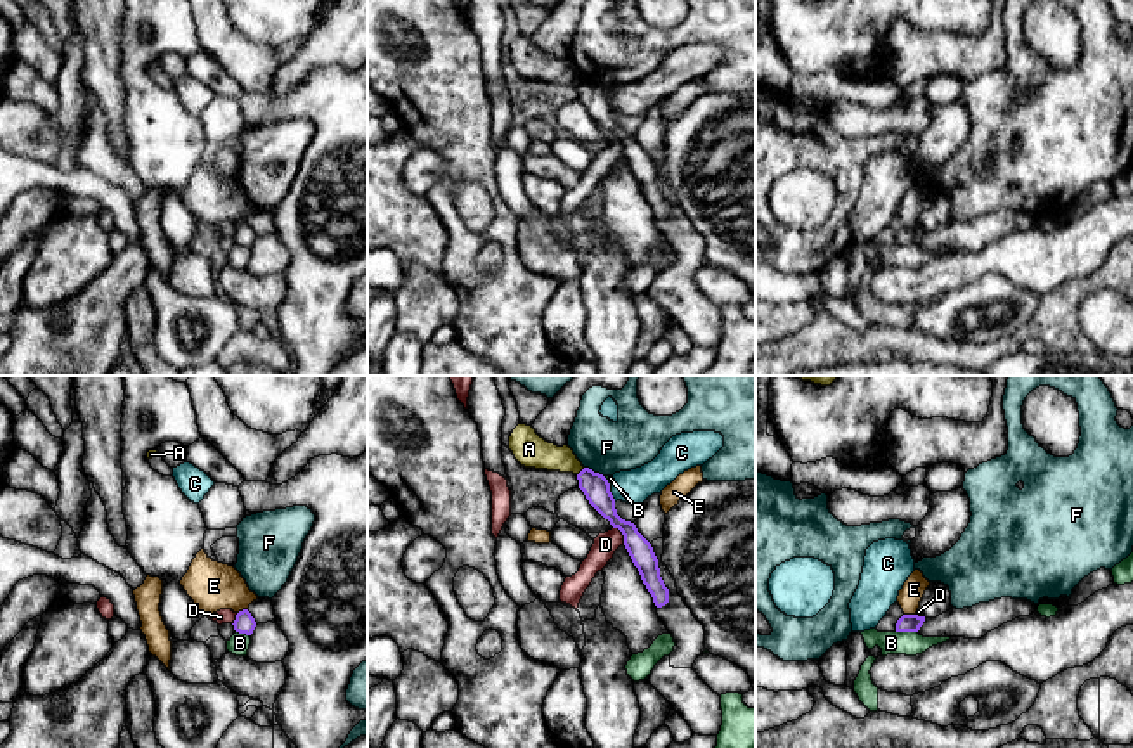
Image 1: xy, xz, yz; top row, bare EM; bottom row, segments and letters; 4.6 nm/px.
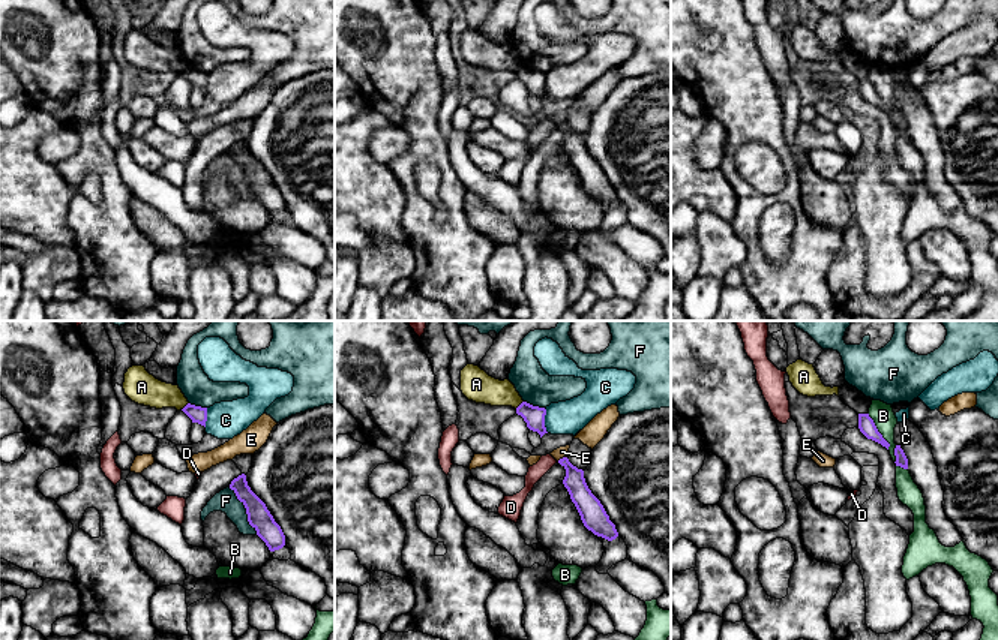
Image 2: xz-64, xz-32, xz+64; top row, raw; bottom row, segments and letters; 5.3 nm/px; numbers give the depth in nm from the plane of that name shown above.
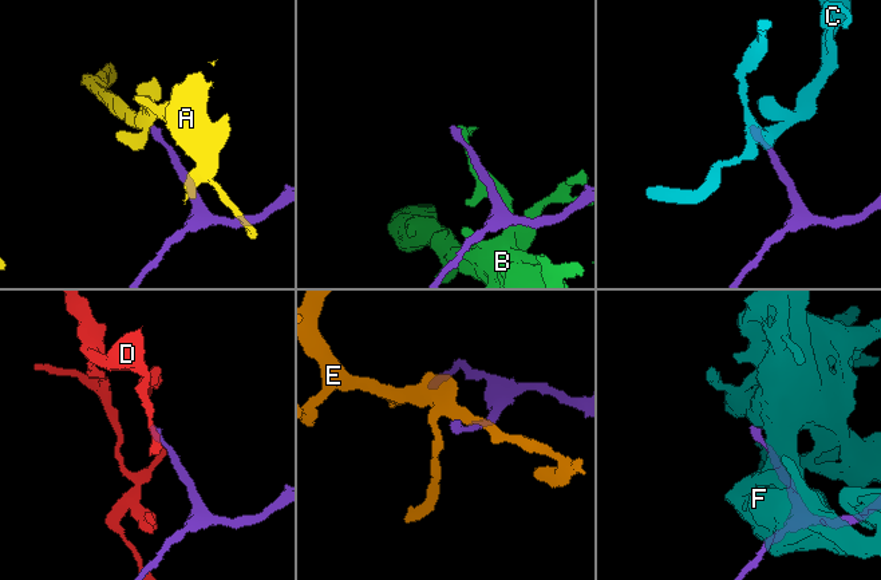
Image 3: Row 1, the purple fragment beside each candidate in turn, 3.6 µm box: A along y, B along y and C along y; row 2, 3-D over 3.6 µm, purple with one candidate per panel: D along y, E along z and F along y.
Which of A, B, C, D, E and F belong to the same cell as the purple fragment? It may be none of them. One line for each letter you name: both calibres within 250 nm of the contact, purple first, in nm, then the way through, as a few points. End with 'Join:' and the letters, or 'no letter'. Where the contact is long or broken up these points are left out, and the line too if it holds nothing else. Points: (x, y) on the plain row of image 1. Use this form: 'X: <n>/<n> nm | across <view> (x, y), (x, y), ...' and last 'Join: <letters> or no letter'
Join: no letter

